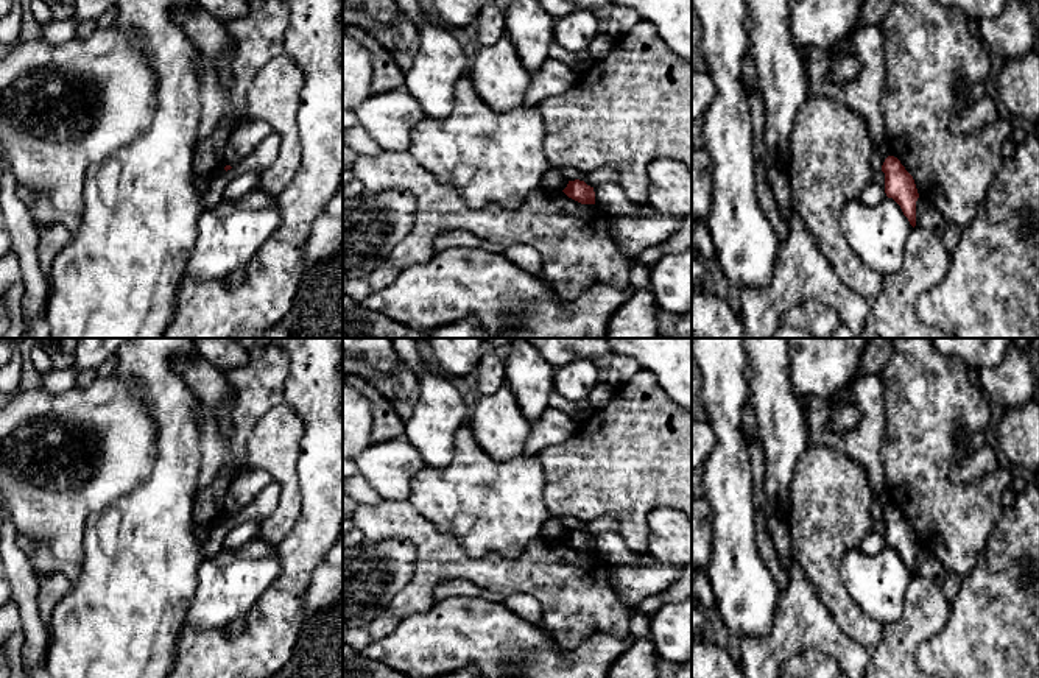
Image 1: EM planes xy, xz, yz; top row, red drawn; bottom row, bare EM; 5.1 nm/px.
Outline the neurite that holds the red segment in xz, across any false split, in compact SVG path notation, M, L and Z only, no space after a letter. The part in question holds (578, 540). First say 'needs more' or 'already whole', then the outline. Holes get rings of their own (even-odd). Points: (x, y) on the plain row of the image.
already whole | M579 528L569 530L567 536L562 541L569 547L581 553L595 553L593 536L587 535L584 530L579 530Z

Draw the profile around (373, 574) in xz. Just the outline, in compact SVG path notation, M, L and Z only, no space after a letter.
M405 538L343 547L343 633L366 628L413 578L416 549Z

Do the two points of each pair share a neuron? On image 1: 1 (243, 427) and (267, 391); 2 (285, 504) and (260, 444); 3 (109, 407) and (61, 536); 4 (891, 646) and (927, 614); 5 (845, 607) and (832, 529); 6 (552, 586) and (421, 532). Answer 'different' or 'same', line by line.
1: same
2: same
3: same
4: same
5: same
6: same

